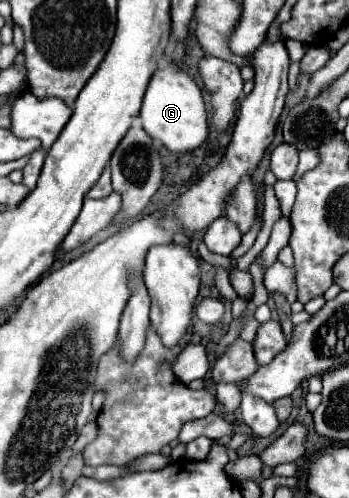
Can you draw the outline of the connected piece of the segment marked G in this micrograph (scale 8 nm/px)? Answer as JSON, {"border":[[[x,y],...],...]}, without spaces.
{"border":[[[164,66],[150,78],[144,94],[140,120],[144,130],[160,140],[170,152],[190,152],[200,148],[208,138],[208,112],[200,88],[178,66]]]}

